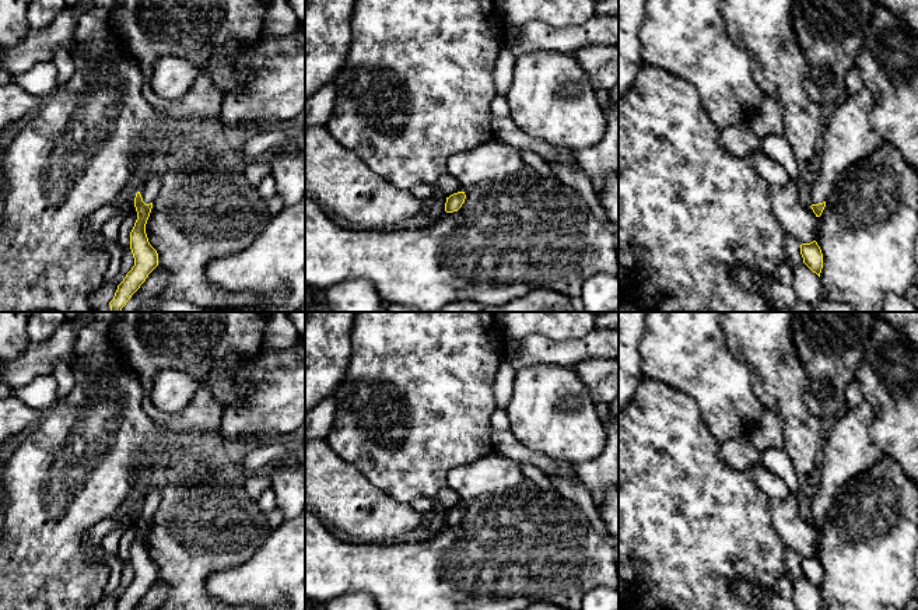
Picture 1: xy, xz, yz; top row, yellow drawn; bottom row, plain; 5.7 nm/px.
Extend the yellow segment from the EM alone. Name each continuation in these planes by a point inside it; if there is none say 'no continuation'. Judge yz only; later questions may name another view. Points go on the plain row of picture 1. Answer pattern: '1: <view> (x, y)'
1: yz (848, 451)

